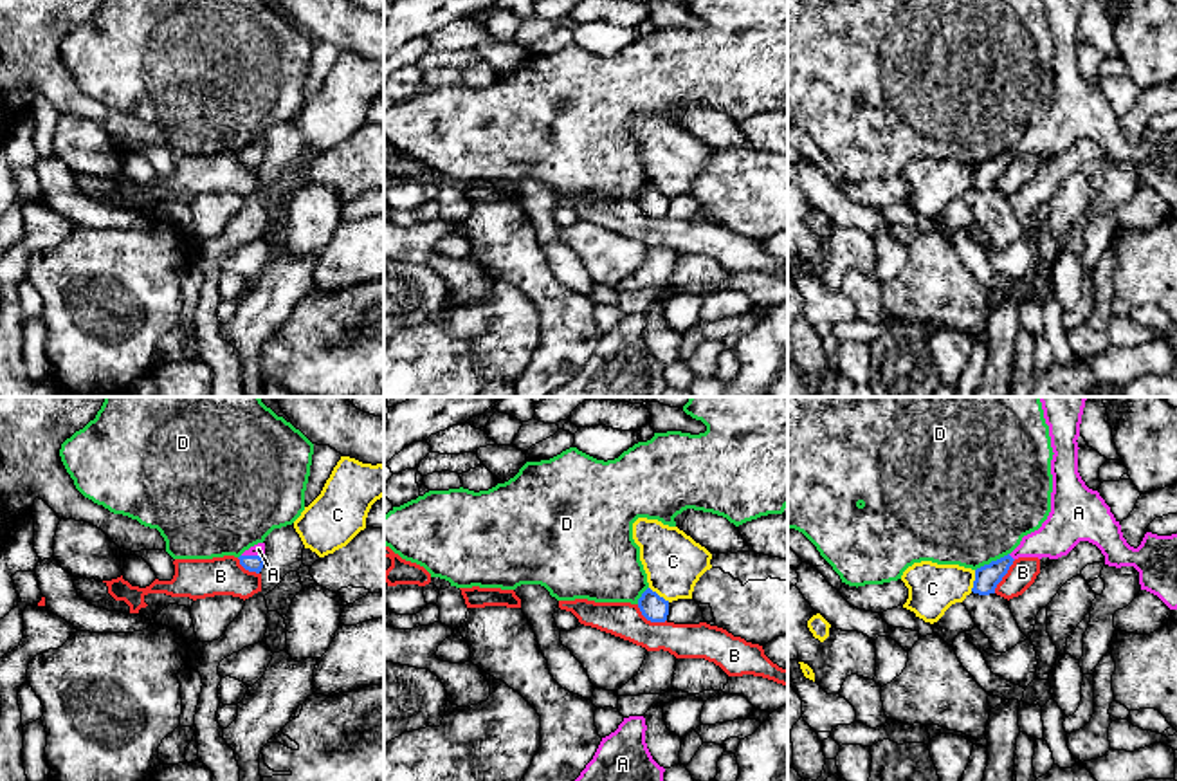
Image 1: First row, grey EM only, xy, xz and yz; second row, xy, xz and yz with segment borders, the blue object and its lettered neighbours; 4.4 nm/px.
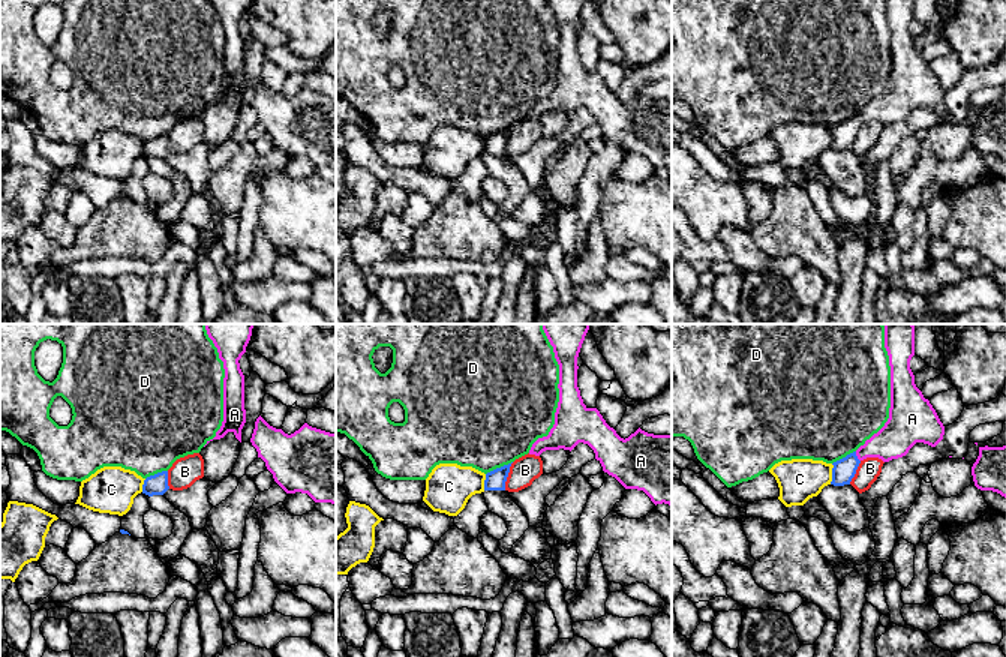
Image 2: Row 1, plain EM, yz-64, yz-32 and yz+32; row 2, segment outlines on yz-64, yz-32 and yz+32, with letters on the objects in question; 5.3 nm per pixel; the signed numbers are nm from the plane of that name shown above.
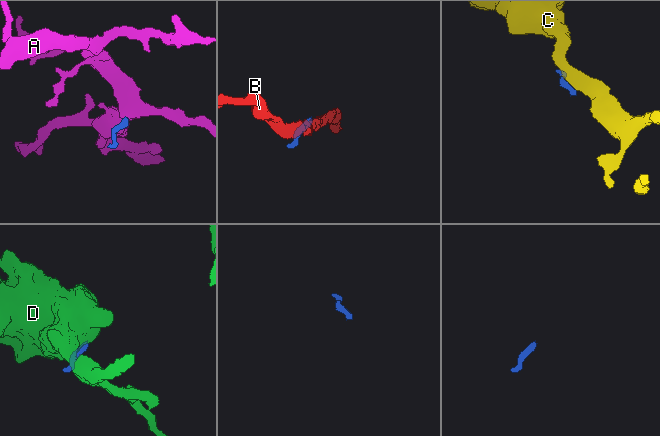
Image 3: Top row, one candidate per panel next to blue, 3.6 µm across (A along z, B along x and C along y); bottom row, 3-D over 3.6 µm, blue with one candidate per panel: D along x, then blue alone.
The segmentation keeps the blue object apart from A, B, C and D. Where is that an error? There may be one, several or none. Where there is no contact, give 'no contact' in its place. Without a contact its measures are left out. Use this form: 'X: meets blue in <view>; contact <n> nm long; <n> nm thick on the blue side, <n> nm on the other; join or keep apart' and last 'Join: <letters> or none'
A: meets blue in xy; contact 110 nm long; 80 nm thick on the blue side, 50 nm on the other; join
B: meets blue in xz; contact 150 nm long; 120 nm thick on the blue side, 160 nm on the other; keep apart
C: meets blue in yz; contact 100 nm long; 110 nm thick on the blue side, 220 nm on the other; keep apart
D: meets blue in yz; contact 170 nm long; 110 nm thick on the blue side, 500 nm on the other; keep apart
Join: A

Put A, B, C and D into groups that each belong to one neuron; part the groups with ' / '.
A / B / C / D

